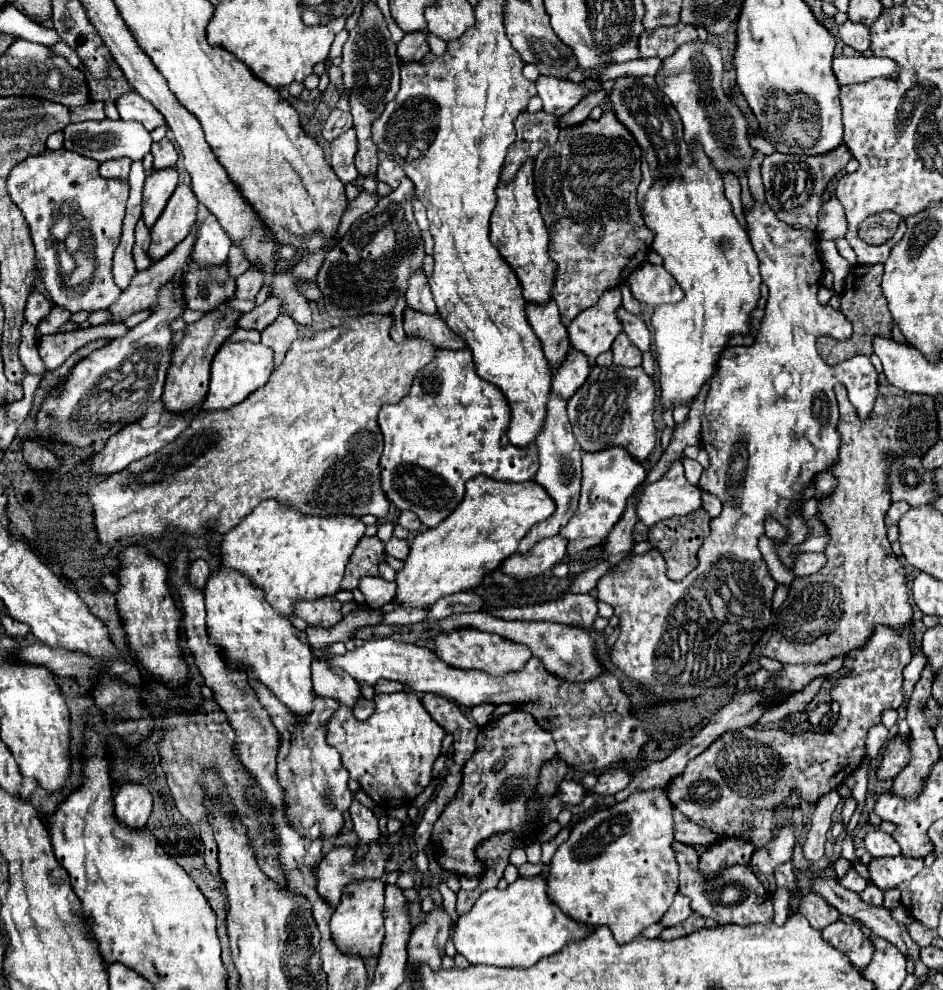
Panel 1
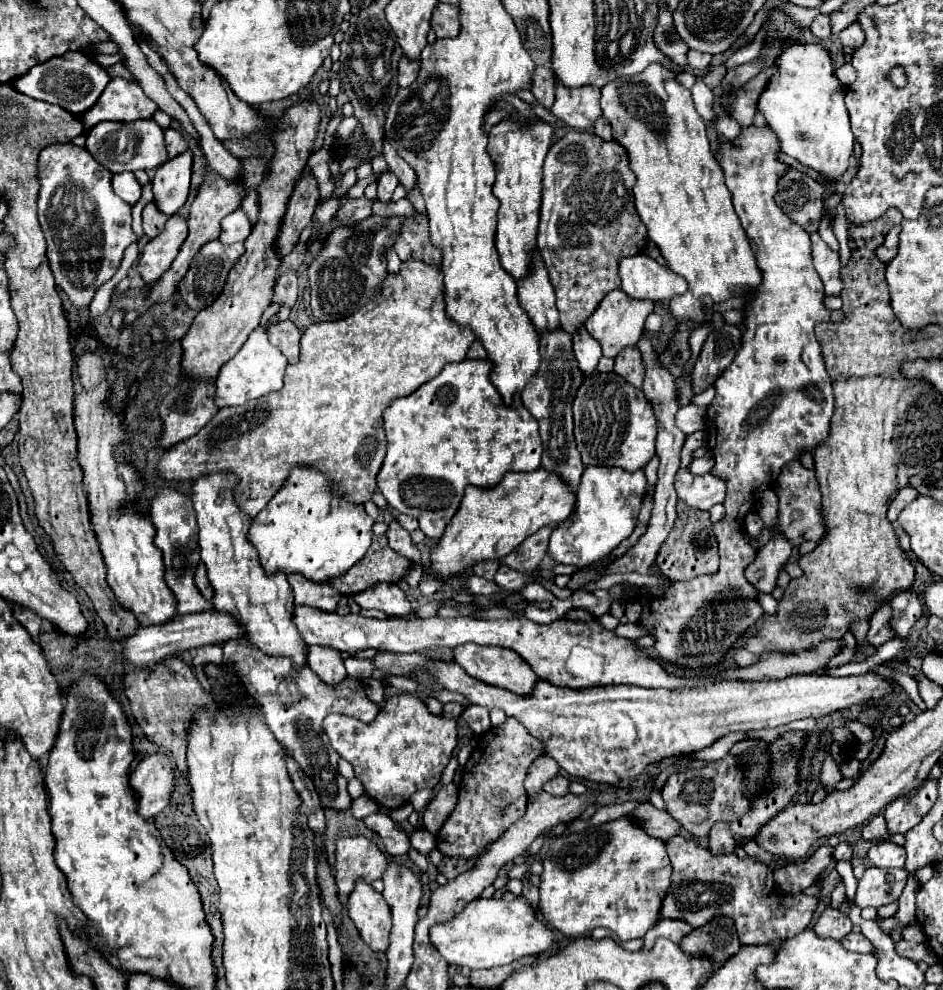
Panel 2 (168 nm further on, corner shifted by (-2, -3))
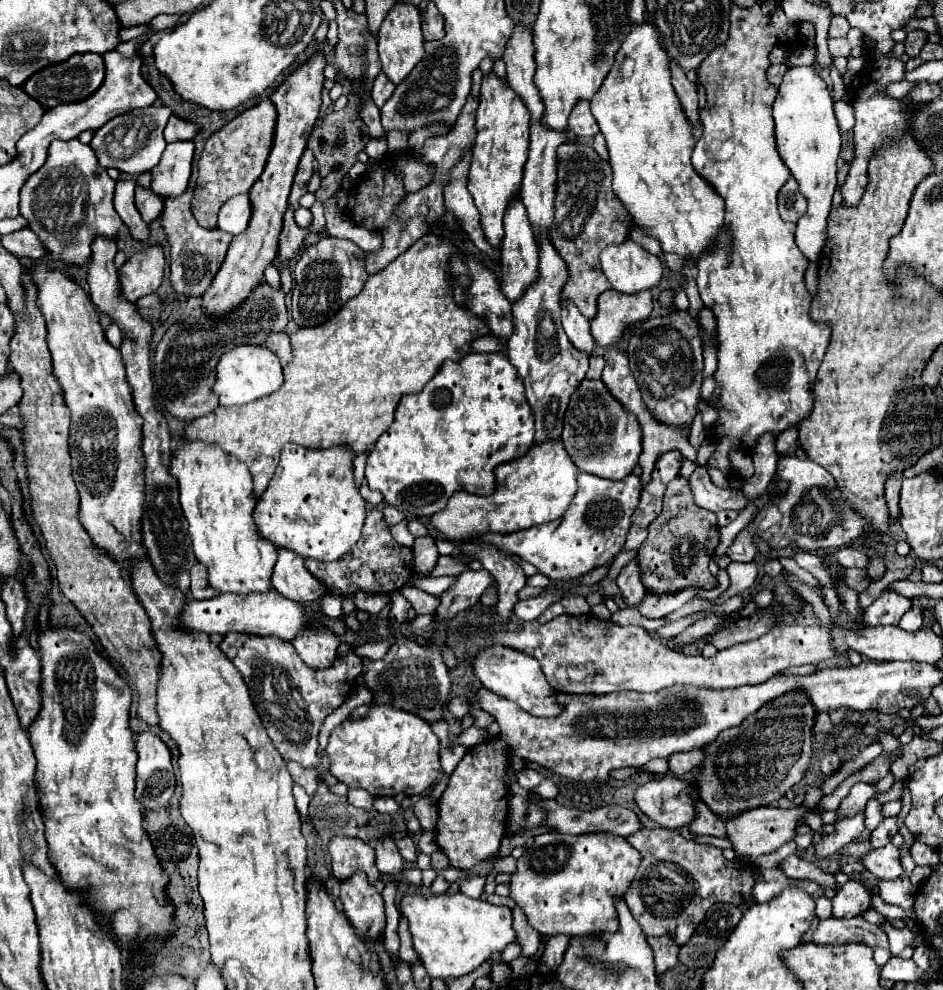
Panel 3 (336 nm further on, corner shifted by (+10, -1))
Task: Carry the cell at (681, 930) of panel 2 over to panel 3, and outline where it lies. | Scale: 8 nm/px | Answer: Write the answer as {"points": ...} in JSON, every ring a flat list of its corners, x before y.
{"points":[[663,935,663,937,647,937,649,947,653,949,655,955,655,965,657,965,657,973,665,973,667,969,671,969,677,963,677,953,679,953,679,945,675,945,675,941,671,941,671,937]]}

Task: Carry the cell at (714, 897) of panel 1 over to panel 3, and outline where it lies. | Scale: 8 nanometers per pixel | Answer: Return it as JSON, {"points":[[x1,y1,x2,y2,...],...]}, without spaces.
{"points":[[665,827,641,829,629,835,627,841,639,849,643,861,631,891,625,895,625,903,645,935,671,935,677,945,685,945,691,939,699,917,703,919,707,907,713,903,729,903,739,907,743,913,757,905,753,895,753,865,739,859,727,861,715,845,687,841,677,829]]}

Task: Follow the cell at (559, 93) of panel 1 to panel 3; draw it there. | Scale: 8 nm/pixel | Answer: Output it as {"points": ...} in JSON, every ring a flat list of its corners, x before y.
{"points":[[579,101,579,105,575,105,567,125,579,137,593,137,599,131,597,121,589,111,589,101]]}

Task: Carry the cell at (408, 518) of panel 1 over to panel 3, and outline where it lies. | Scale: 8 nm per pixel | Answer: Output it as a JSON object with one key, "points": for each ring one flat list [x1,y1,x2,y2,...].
{"points":[[387,505,387,507,383,507,383,517,385,517,387,525,397,525,397,523,401,523,405,519,405,513]]}

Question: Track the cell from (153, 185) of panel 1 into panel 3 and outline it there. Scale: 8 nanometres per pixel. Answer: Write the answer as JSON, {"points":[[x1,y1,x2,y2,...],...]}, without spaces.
{"points":[[191,141,169,143,155,169,151,169,151,191,163,199,179,197,187,189,195,145]]}

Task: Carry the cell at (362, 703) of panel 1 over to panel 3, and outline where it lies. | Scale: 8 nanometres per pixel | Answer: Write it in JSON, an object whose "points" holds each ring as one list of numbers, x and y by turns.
{"points":[[227,633,219,649,241,671,255,709,273,739,283,759,291,759,305,769,313,769,317,779,329,775,327,753,319,753,319,729,329,713,333,713,355,687,355,677,363,671,363,661,351,651,345,657,337,657,335,665,323,671,315,671,303,665,295,647,279,637,255,637,241,633]]}

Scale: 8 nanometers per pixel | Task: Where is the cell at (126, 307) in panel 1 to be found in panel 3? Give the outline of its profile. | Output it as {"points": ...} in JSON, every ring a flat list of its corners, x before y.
{"points":[[265,99,259,105,237,115,233,121,229,121,223,129,219,129,207,139,205,149,197,163,199,177,191,199,191,211,195,213,199,225,207,229,215,229,217,213,221,205,233,195,247,193,251,189,251,185,257,181,257,177,265,167,271,149,273,131,275,131,275,107,269,99]]}

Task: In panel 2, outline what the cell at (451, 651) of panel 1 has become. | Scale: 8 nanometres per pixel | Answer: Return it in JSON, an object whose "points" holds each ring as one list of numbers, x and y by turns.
{"points":[[467,643,467,645,461,645,461,647,455,649,455,661,471,677,481,679,481,681,495,685,495,687,513,691,515,695,521,695,521,697,531,695,533,689,535,689,535,683,539,681,539,675,535,671,531,671,529,663,521,655,517,655,515,651,505,649,505,647,481,647,481,645,475,645,475,643]]}

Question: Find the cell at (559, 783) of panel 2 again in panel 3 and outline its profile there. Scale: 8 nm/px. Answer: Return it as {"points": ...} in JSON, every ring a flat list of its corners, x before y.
{"points":[[523,769,519,775,517,775,517,779,519,779,519,785,523,787,523,789,535,789,545,777,539,773,539,771,535,771,535,769]]}

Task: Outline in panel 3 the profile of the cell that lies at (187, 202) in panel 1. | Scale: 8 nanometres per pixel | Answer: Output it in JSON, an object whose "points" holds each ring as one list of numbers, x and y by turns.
{"points":[[159,243,135,251,119,269,119,281,125,299,135,303,145,295,155,293,157,287,161,285,163,269,165,269,165,255]]}

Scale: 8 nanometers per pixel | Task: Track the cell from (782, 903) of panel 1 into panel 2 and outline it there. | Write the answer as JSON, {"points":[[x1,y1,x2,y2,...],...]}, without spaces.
{"points":[[819,847,803,863,791,863,791,865,777,867,773,871,775,873,775,881,779,883,779,889,785,895,797,895,805,887,817,883,817,877,821,875,821,871,827,869,829,863,831,863,831,847]]}

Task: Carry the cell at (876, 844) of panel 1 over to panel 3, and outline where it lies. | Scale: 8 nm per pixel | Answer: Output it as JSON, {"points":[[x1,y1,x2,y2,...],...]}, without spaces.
{"points":[[885,845,883,849,871,849,861,857,861,863,867,871,871,871,877,879,895,879,899,877,901,865,899,865,899,849,895,845]]}

